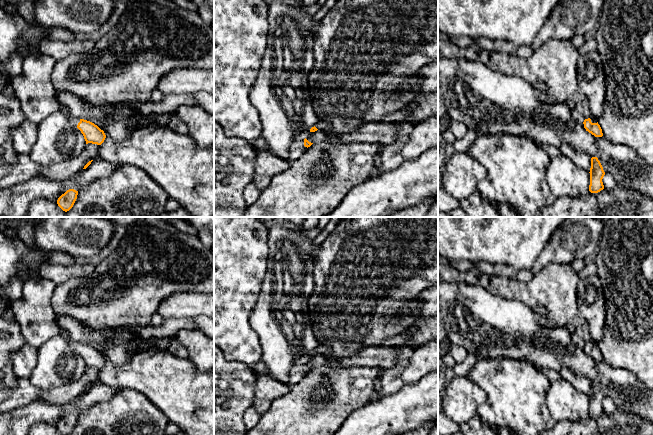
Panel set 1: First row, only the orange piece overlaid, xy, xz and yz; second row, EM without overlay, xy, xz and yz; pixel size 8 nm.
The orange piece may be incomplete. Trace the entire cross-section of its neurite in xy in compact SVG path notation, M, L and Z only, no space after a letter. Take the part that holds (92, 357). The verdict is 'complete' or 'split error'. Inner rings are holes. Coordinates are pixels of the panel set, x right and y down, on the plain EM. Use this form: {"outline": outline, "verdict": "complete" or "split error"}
{"outline": "M71 337L67 338L66 341L73 349L75 349L81 355L86 365L86 368L92 367L101 369L104 366L106 362L104 355L101 354L94 347L75 341Z", "verdict": "split error"}

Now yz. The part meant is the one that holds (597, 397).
{"outline": "M597 381L591 382L590 392L590 409L589 415L591 417L598 417L604 413L602 403L605 399L603 391Z", "verdict": "complete"}

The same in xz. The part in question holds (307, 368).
{"outline": "M306 362L304 364L294 365L290 370L290 383L292 385L297 384L312 368Z", "verdict": "split error"}

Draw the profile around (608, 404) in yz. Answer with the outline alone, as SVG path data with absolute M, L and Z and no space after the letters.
M605 397L603 403L602 403L604 413L606 414L613 414L615 412L616 405L611 397Z

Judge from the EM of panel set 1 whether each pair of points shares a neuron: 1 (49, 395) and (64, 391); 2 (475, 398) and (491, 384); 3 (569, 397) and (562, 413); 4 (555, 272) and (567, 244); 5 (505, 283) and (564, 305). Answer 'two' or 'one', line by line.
1: one
2: two
3: one
4: two
5: one

